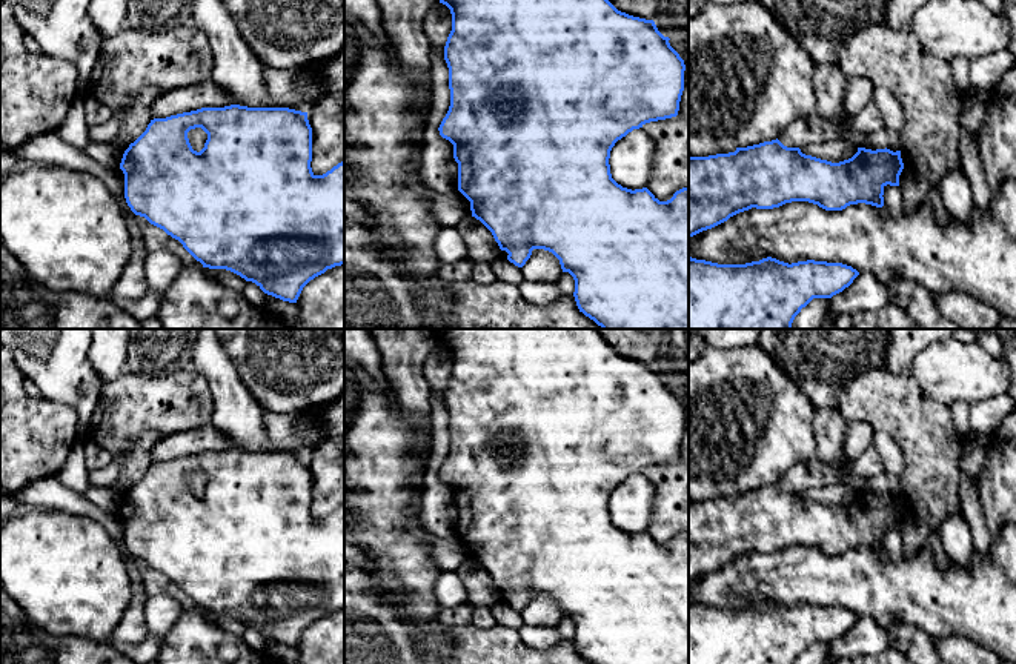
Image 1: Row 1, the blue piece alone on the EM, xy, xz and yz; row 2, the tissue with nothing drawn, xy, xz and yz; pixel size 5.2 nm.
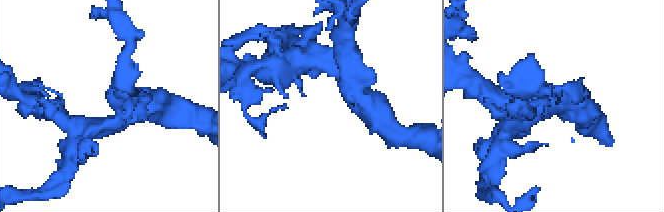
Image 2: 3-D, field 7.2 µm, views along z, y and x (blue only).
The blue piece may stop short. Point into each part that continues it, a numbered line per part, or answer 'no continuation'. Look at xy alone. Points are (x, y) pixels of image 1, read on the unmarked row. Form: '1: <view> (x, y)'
no continuation

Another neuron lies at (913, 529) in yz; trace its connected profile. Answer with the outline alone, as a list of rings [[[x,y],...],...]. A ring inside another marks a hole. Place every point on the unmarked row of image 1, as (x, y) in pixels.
[[[904,510],[899,520],[899,533],[902,538],[902,549],[907,553],[916,553],[928,540],[931,527],[922,518],[922,515],[915,510]]]

